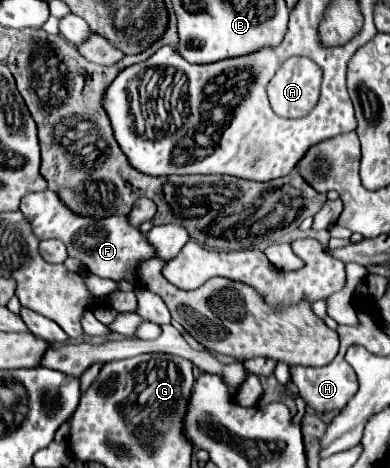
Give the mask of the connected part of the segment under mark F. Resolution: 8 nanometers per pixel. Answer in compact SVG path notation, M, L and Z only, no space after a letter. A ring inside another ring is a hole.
M54 190L28 194L20 204L20 212L24 214L26 222L32 226L32 232L38 240L44 238L62 240L66 244L68 256L80 260L90 274L96 274L100 278L110 278L110 280L126 278L130 284L136 284L138 264L154 256L154 250L148 244L146 236L138 228L134 228L126 216L114 214L106 218L94 218L94 216L76 214L62 202L58 192Z

